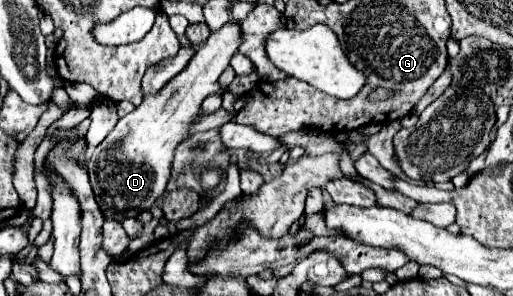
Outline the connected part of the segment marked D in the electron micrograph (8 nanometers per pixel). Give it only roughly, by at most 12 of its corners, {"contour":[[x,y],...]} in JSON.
{"contour":[[230,19],[182,73],[144,97],[92,151],[88,177],[106,219],[148,211],[178,143],[240,45]]}

